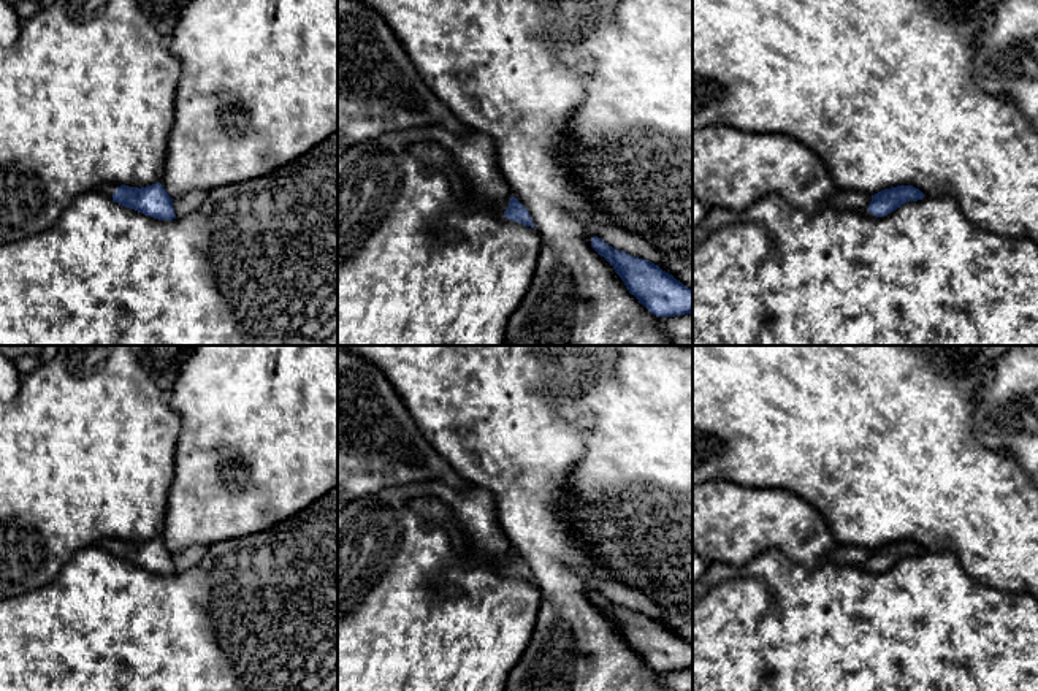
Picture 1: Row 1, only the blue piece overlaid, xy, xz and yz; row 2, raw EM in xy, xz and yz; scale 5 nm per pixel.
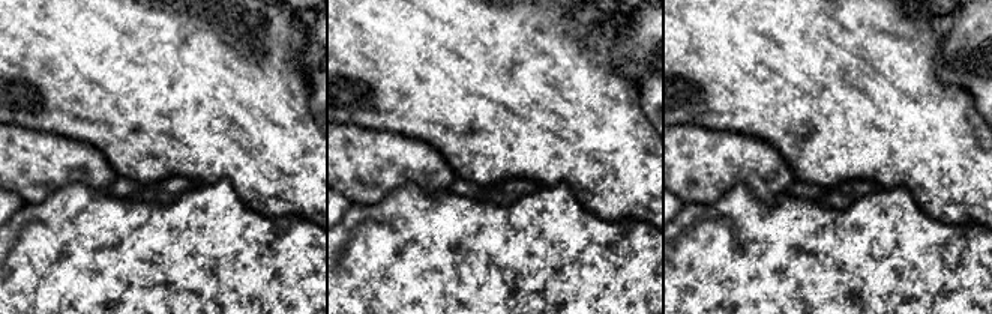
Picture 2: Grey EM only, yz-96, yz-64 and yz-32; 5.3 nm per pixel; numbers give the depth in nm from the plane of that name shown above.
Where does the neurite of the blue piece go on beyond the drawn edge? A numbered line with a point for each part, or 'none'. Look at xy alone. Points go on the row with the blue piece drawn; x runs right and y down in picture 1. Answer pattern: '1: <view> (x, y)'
1: xy (106, 189)

